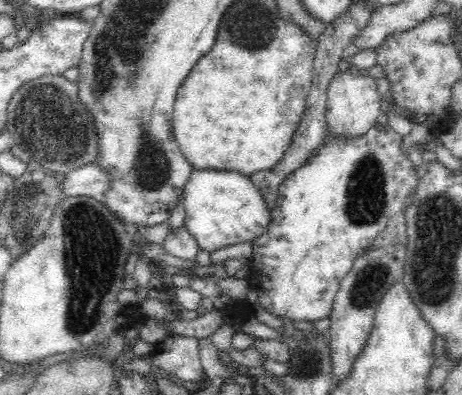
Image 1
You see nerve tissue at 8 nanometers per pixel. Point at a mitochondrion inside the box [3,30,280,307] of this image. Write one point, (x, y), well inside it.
(45, 117)

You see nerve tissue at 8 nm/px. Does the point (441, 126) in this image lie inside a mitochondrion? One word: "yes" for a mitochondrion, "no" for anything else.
no

